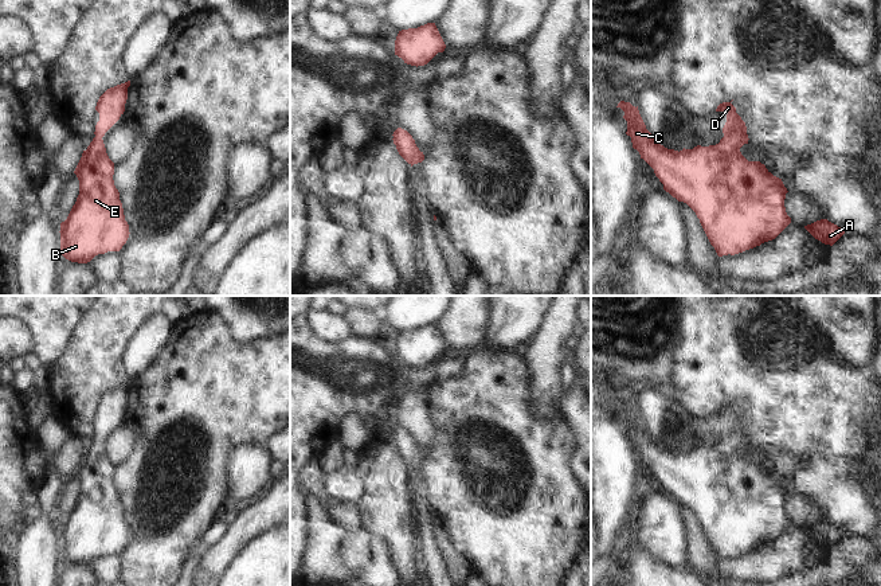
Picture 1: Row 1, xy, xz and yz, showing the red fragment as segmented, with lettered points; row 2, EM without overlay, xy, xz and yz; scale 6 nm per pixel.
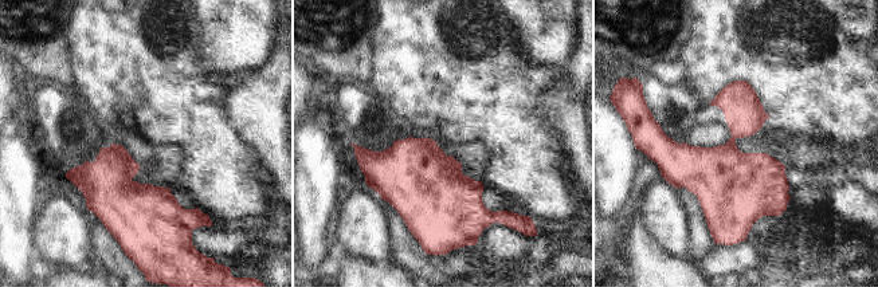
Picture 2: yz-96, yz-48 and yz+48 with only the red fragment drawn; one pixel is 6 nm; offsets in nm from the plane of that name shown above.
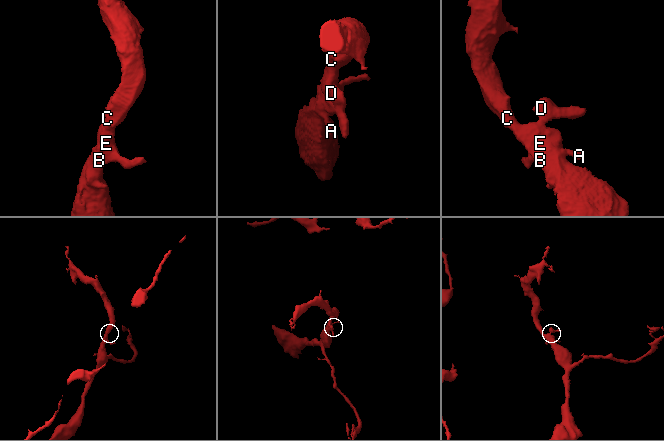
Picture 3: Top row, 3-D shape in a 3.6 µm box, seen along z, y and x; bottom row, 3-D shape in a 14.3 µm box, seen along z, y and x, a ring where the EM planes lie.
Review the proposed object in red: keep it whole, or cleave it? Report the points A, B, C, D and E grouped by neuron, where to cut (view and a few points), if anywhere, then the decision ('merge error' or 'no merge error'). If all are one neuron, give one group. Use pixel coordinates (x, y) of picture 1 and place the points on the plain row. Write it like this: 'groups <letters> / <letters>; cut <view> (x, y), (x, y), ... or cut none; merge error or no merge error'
groups A B C D E; cut none; no merge error

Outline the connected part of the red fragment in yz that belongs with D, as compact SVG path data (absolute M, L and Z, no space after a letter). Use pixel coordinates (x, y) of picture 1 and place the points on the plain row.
M620 402L616 409L624 413L626 435L663 485L663 491L678 503L686 504L700 524L718 558L735 556L775 540L790 524L784 500L788 493L782 480L774 477L760 462L748 462L740 453L748 445L745 423L731 403L723 403L716 413L727 413L724 438L716 446L674 452L658 445L639 415L638 407Z

